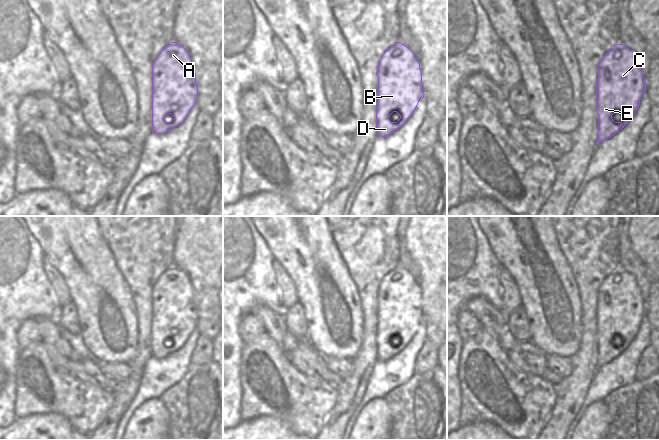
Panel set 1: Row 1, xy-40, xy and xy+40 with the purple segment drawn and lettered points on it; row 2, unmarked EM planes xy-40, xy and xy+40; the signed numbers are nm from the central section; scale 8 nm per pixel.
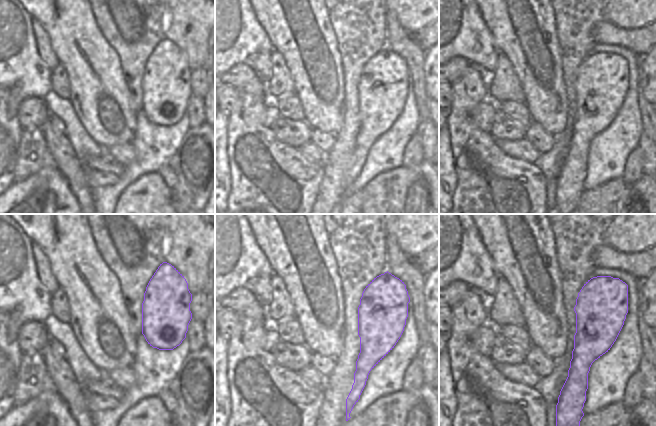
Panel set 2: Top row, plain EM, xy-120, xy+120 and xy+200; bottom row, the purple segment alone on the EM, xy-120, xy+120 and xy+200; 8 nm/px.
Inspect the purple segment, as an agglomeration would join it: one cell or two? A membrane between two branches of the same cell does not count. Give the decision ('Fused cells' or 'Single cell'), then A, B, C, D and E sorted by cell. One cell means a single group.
Single cell. Groups: A B C D E.

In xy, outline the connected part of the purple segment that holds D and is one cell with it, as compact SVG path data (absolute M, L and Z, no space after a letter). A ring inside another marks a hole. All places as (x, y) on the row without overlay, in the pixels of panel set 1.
M397 266L382 279L376 299L376 357L385 361L401 352L424 322L422 295L412 274ZM393 336L400 339L397 346L389 344Z

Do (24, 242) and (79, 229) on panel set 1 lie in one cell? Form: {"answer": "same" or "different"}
{"answer": "different"}

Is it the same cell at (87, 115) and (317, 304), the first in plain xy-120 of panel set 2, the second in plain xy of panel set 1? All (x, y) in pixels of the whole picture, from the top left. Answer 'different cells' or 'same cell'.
same cell

